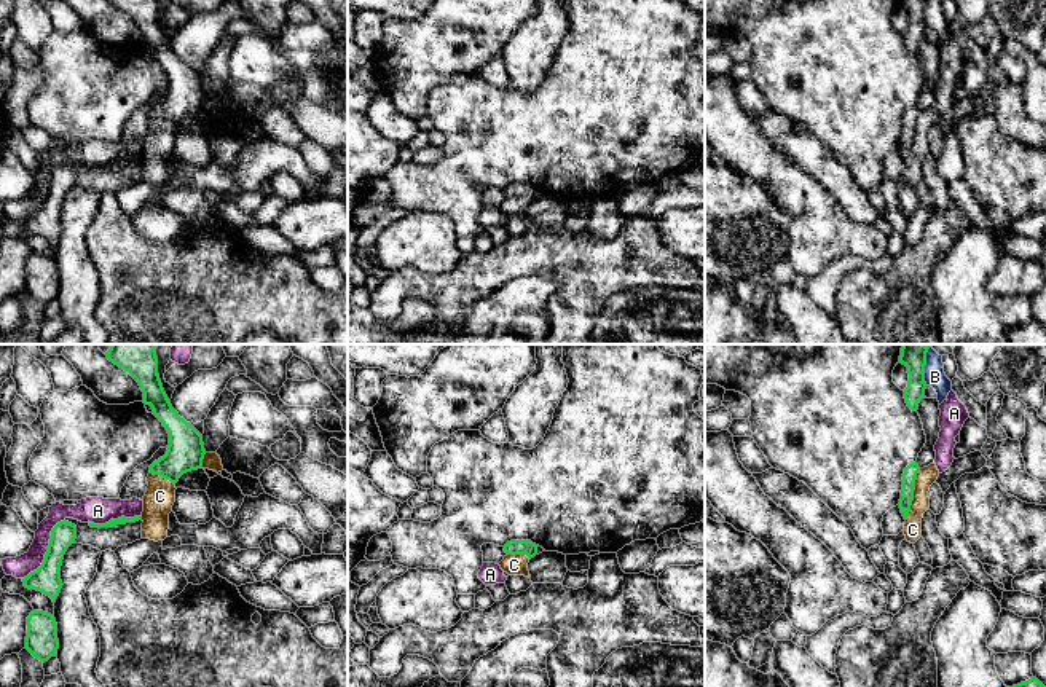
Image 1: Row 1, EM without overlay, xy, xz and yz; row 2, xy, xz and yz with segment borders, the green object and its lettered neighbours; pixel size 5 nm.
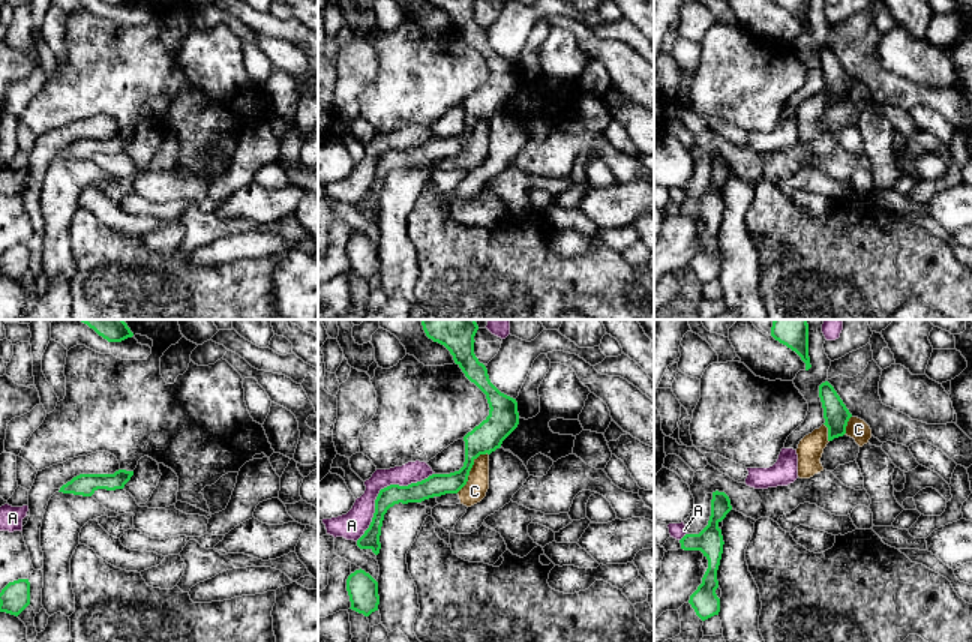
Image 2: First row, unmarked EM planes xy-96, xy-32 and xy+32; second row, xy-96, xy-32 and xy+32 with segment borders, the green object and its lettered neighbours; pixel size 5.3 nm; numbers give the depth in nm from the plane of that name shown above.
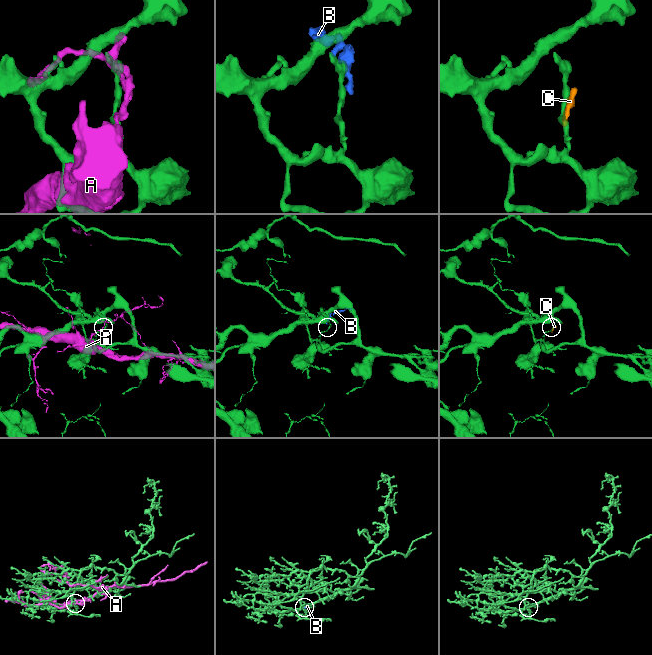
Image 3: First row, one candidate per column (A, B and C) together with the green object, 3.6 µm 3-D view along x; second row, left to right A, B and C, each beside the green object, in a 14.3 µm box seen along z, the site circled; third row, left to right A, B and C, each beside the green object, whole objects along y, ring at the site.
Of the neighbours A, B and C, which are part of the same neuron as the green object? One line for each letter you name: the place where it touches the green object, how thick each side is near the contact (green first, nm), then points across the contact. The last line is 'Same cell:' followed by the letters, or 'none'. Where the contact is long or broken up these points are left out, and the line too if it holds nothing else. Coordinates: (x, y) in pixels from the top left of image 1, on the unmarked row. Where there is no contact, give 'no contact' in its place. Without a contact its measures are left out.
Same cell: none

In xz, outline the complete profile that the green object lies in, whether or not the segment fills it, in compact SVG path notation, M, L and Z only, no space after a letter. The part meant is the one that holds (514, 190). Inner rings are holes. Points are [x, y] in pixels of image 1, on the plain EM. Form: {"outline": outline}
{"outline": "M510 183L504 188L507 198L526 198L529 202L537 198L537 188L531 183Z"}

